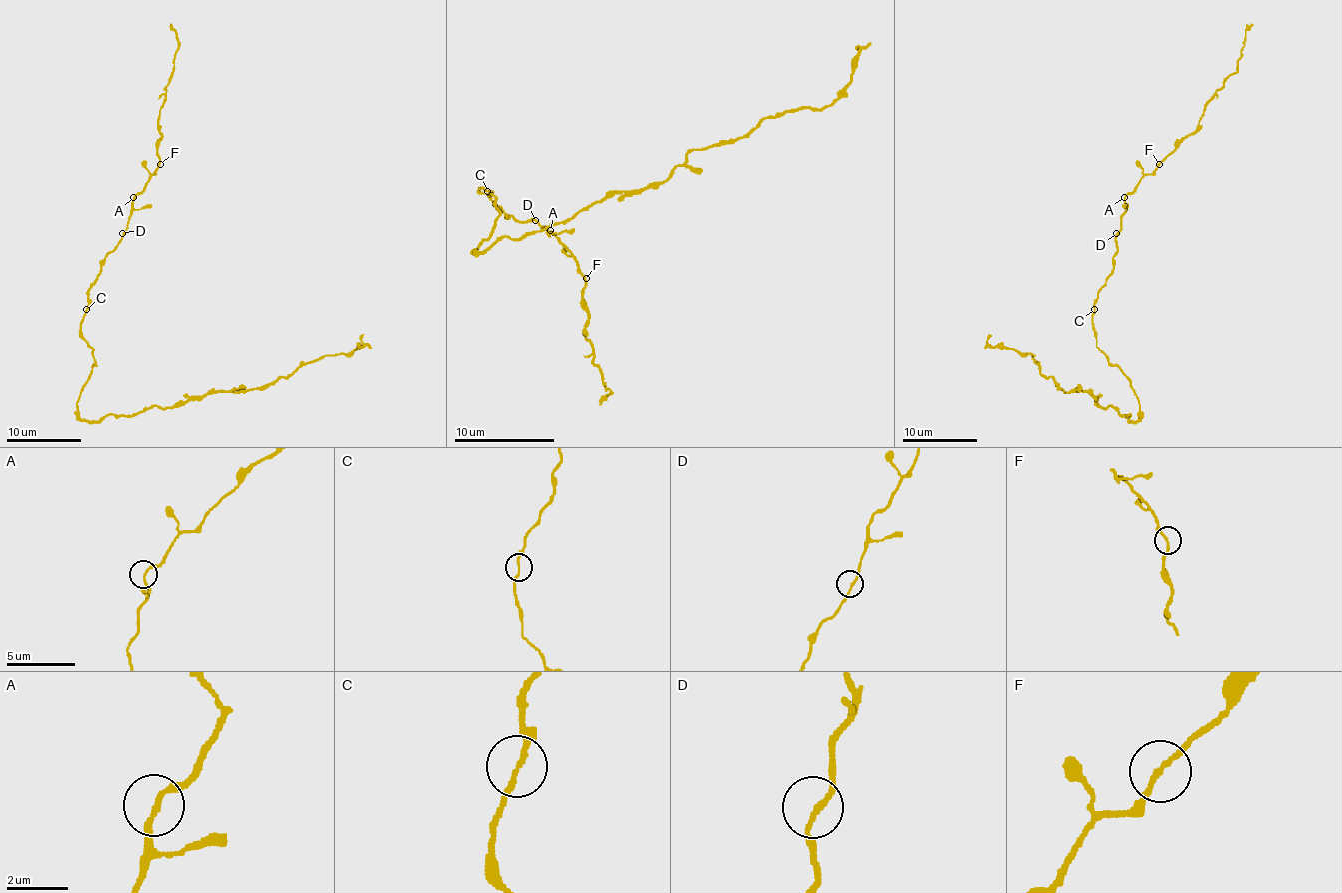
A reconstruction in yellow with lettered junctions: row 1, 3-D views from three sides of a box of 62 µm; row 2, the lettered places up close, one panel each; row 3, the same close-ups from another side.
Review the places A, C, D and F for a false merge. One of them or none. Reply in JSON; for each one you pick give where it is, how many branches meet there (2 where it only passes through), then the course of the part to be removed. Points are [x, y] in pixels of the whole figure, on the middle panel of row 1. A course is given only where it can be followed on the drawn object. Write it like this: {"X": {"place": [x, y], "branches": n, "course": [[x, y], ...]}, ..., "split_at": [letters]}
{"split_at": []}

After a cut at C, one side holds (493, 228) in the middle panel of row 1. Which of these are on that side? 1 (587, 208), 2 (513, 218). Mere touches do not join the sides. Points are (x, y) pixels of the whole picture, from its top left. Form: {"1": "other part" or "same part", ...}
{"1": "same part", "2": "other part"}

